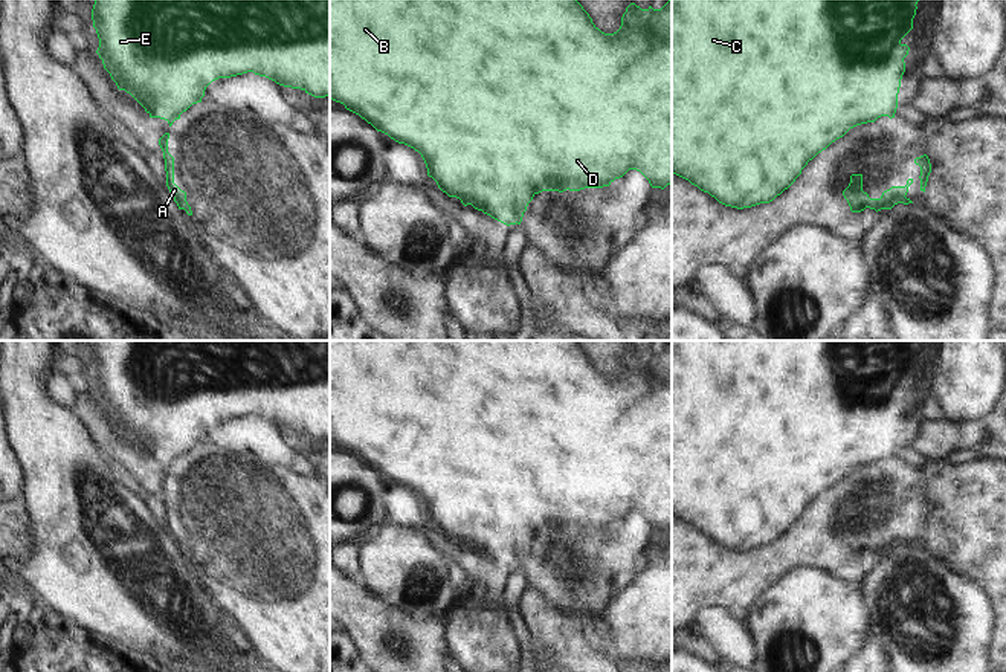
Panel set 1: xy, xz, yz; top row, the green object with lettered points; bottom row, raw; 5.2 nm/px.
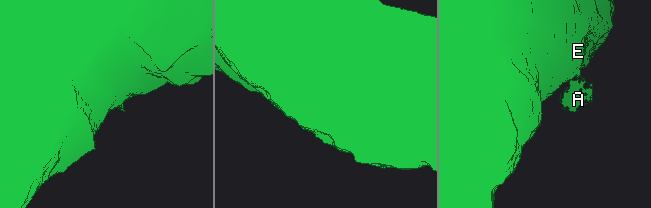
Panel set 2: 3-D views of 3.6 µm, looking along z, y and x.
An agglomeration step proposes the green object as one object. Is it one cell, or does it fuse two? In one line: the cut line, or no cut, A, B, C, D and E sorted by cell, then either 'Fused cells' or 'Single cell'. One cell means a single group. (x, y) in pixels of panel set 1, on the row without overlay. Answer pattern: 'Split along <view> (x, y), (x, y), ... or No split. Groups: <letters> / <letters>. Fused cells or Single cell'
Split along xy (179, 455), (168, 463). Groups: A / B C D E. Fused cells

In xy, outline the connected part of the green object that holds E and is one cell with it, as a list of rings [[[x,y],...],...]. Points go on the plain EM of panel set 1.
[[[95,341],[92,362],[104,411],[150,460],[169,463],[202,444],[212,423],[247,414],[314,440],[330,438],[330,341]]]

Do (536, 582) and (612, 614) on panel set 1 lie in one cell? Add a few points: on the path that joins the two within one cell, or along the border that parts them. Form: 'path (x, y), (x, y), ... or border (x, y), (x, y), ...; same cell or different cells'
border (620, 590), (597, 617), (608, 633), (597, 639); different cells

